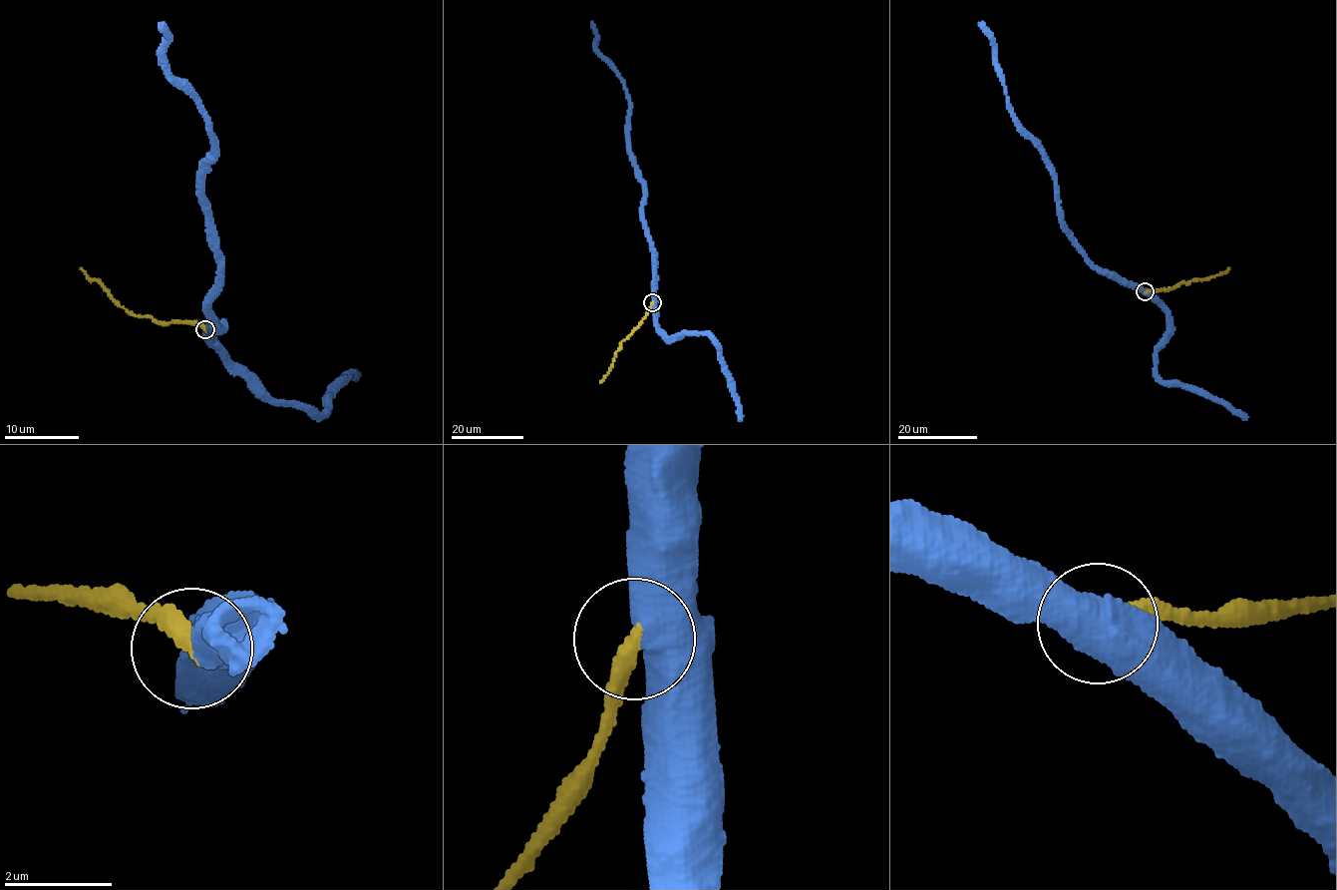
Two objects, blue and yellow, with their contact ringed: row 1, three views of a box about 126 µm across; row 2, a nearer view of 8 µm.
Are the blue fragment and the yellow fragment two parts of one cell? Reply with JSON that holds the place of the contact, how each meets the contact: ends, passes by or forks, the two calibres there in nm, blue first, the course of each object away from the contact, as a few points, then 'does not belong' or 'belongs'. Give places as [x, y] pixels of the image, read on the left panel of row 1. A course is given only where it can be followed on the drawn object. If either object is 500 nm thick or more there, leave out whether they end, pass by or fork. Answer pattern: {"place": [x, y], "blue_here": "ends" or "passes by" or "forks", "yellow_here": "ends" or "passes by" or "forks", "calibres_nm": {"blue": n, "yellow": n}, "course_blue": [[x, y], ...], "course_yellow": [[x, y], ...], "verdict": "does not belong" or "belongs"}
{"place": [205, 329], "calibres_nm": {"blue": 800, "yellow": 360}, "course_blue": [[205, 329], [220, 325], [209, 308], [217, 255], [201, 191], [214, 139], [199, 97], [166, 65], [163, 23]], "course_yellow": [[205, 329], [202, 323], [194, 320], [168, 323], [128, 312], [105, 286], [80, 267]], "verdict": "does not belong"}

